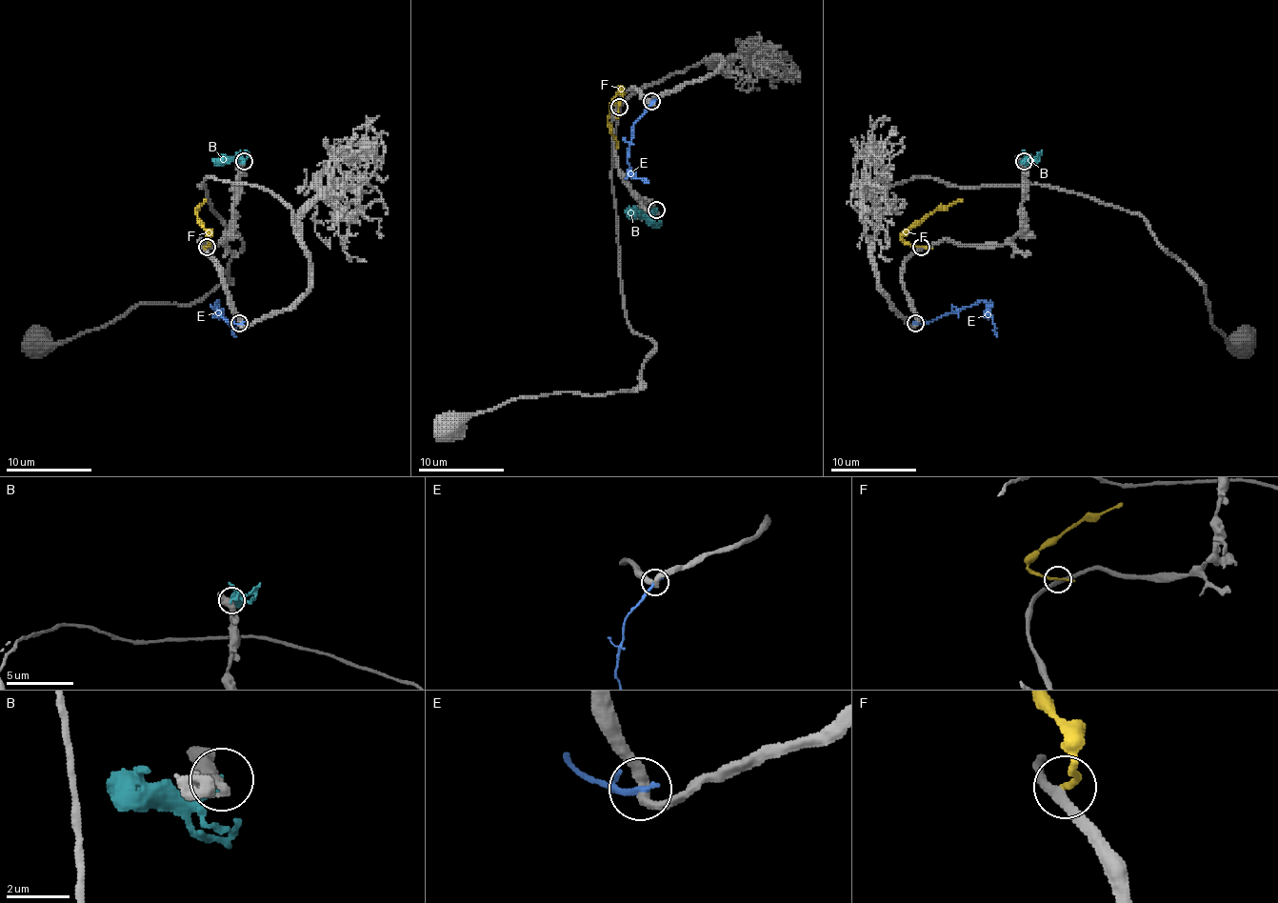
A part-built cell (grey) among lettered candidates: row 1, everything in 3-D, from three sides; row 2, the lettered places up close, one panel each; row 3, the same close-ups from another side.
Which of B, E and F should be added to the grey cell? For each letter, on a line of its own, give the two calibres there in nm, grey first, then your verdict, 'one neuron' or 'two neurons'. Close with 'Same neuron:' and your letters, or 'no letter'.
B: 440/170 nm | two neurons
E: 360/220 nm | two neurons
F: 280/240 nm | two neurons
Same neuron: no letter

